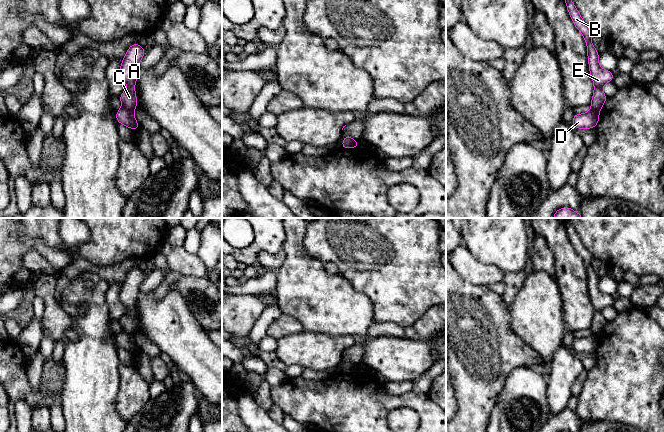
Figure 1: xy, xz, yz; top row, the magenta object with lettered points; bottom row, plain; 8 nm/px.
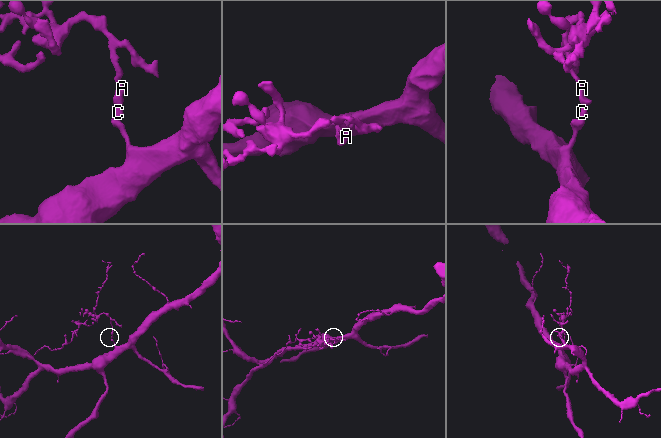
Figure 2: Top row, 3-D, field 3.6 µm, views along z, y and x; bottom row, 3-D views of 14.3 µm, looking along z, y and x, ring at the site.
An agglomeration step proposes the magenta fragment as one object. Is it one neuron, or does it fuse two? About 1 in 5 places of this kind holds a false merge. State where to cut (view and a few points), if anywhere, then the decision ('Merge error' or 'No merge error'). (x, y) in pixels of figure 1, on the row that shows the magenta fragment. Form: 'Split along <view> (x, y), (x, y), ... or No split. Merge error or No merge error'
Split along xy (123, 106), (132, 111). Merge error

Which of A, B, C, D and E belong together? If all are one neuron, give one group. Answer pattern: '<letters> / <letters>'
A B C E / D

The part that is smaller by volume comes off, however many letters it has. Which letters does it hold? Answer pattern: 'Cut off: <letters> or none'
Cut off: A, B, C, E

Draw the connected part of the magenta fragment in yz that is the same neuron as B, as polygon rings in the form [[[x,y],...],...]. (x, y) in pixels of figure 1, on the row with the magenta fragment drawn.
[[[565,0],[565,3],[573,24],[583,35],[587,46],[589,72],[594,83],[594,92],[590,106],[592,110],[600,111],[607,100],[607,96],[604,94],[602,87],[605,83],[613,81],[614,74],[599,66],[599,53],[591,41],[592,31],[583,21],[573,1]]]

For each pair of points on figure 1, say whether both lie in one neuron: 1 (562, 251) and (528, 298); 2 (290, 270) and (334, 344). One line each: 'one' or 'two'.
1: two
2: two

